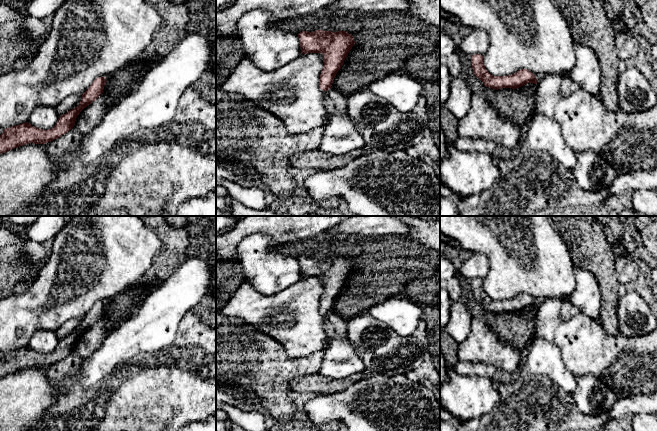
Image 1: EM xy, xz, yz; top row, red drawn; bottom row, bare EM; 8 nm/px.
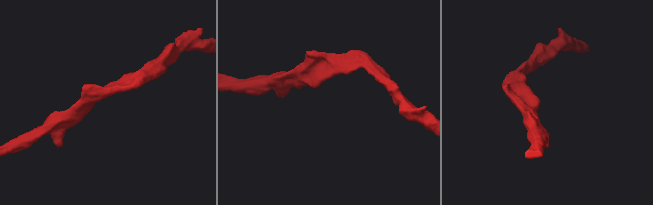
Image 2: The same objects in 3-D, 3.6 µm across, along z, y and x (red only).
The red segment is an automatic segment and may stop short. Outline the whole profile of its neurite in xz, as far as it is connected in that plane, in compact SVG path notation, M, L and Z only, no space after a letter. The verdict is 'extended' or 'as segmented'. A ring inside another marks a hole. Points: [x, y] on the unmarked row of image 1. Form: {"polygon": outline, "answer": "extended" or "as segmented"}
{"polygon": "M315 254L313 256L302 255L298 261L301 278L323 278L324 290L320 298L319 311L323 315L328 315L355 268L353 260L345 255Z", "answer": "as segmented"}

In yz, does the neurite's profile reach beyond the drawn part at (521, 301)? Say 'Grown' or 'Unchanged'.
Unchanged

